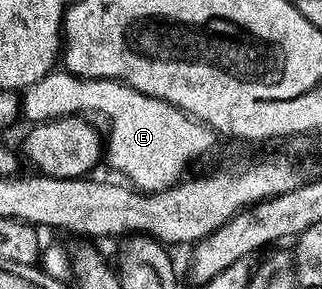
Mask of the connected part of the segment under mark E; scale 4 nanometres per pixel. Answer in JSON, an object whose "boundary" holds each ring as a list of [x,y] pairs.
{"boundary":[[[51,71],[35,85],[28,86],[20,102],[21,112],[30,123],[67,115],[94,115],[90,113],[106,117],[110,134],[107,132],[104,137],[105,160],[110,160],[111,167],[123,173],[118,175],[143,193],[156,193],[169,185],[177,185],[185,174],[182,172],[197,157],[204,156],[216,140],[212,126],[196,120],[175,105],[144,95],[131,85],[113,81],[110,77],[81,78],[75,73]]]}

